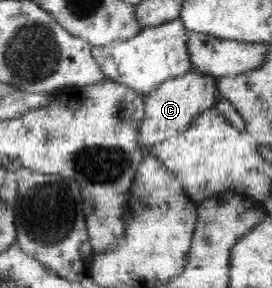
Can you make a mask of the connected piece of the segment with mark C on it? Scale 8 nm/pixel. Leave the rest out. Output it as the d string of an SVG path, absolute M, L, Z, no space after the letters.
M190 71L188 74L170 78L144 95L145 114L139 126L138 142L146 149L164 142L167 138L188 130L190 123L202 112L216 107L220 97L217 81L206 73Z

